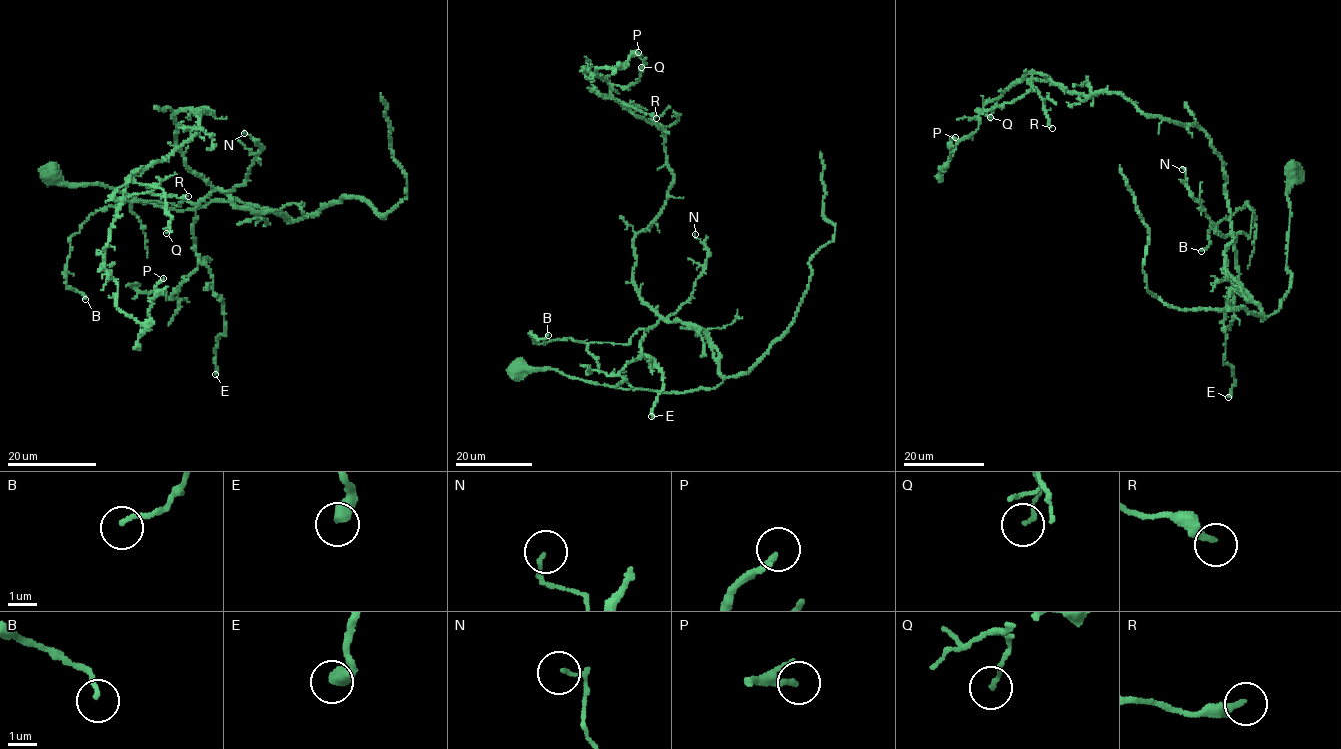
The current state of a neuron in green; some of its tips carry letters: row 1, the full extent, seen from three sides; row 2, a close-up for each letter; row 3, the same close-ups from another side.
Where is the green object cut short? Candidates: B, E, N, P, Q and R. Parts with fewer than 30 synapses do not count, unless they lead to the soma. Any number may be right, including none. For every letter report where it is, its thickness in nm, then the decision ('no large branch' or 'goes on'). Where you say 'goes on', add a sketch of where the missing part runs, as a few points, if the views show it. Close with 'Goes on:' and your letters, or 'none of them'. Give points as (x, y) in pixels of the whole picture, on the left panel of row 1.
B: (85, 299) | 150 nm | no large branch
E: (215, 374) | 480 nm | no large branch
N: (244, 133) | 110 nm | no large branch
P: (163, 278) | 180 nm | no large branch
Q: (166, 233) | 120 nm | no large branch
R: (188, 196) | 280 nm | no large branch
Goes on: none of them

